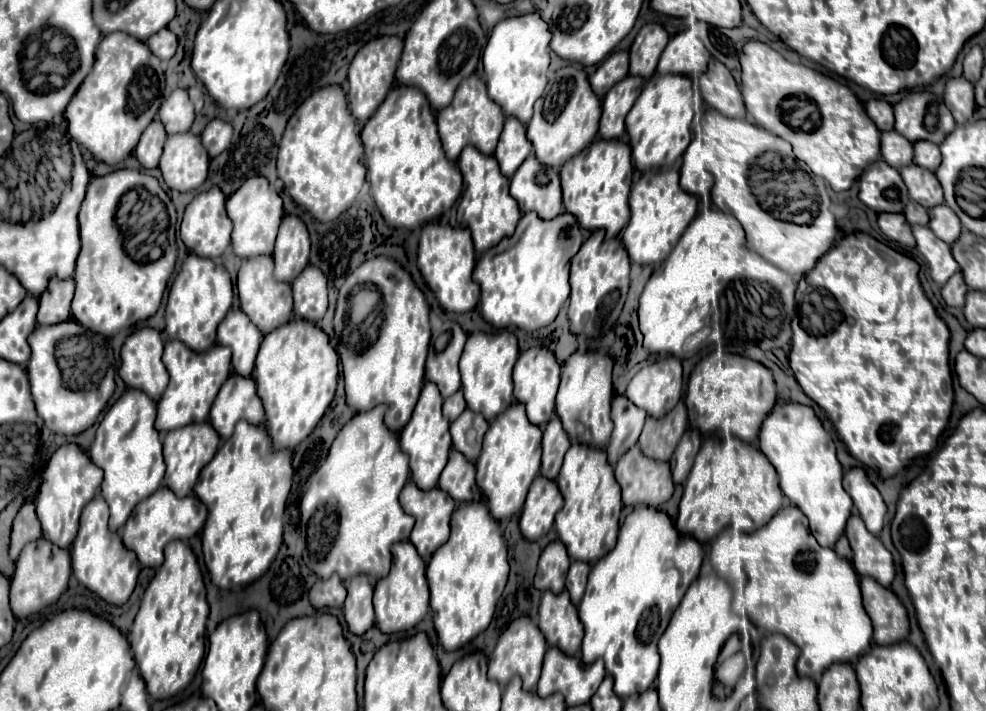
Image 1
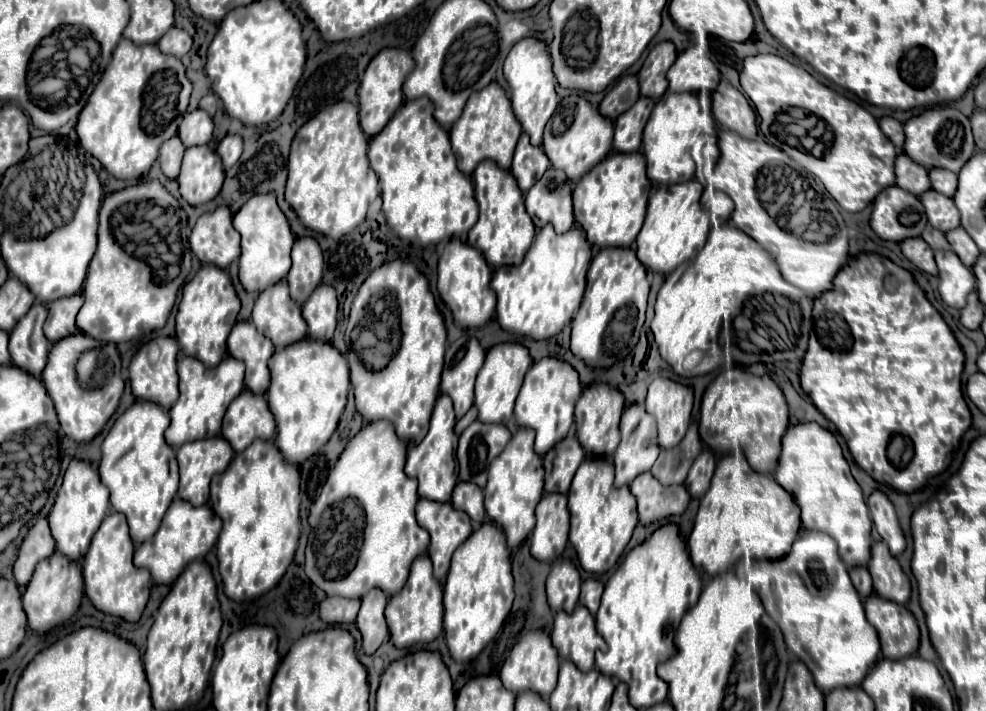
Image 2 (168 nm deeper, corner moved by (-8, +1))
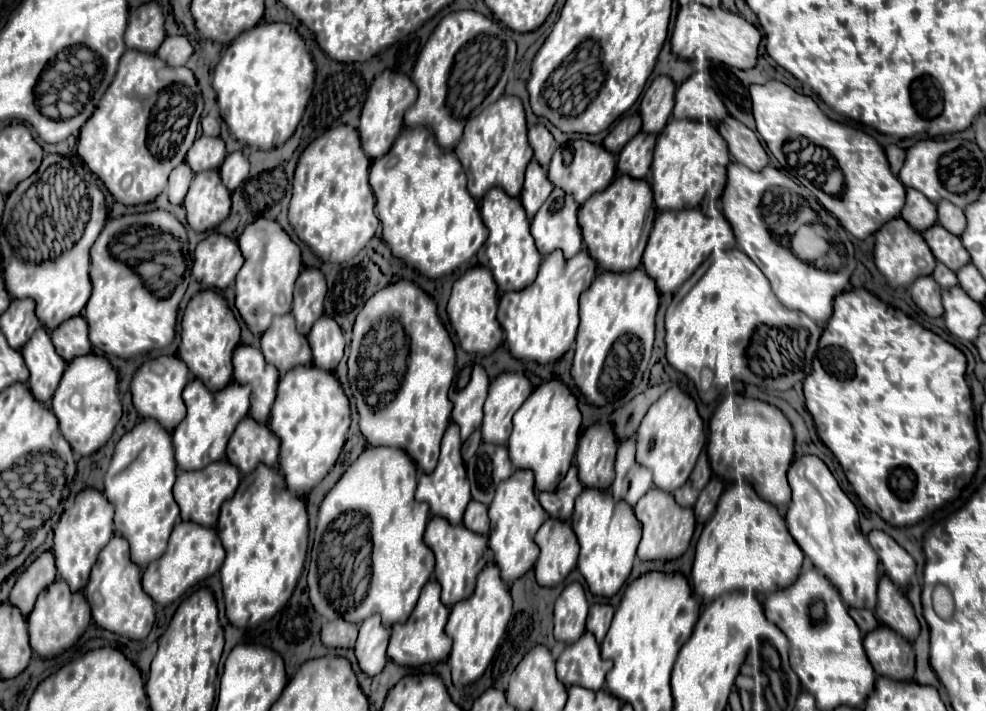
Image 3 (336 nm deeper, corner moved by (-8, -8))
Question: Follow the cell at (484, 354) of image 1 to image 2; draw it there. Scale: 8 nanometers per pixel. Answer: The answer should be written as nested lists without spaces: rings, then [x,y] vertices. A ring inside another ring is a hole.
[[[498,343],[486,351],[484,365],[476,377],[476,399],[474,399],[480,421],[500,423],[500,425],[512,423],[516,395],[530,365],[532,365],[532,357],[528,355],[528,349],[520,343]]]

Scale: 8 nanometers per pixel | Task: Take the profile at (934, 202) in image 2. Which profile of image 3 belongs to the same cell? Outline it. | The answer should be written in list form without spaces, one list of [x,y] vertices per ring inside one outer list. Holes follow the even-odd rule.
[[[932,226],[930,230],[924,232],[924,240],[930,246],[934,258],[948,266],[952,272],[958,272],[962,266],[970,264],[968,252],[962,246],[962,240],[956,238],[954,234],[948,234],[942,226]]]

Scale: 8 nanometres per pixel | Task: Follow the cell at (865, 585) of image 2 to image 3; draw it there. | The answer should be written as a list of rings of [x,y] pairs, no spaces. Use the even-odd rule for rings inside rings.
[[[848,610],[848,612],[854,618],[854,622],[858,624],[858,628],[860,628],[862,634],[868,634],[868,632],[876,630],[878,622],[876,622],[874,614],[868,614],[868,610]]]

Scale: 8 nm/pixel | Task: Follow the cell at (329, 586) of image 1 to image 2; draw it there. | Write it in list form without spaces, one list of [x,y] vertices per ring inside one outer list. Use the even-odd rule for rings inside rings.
[[[326,597],[320,603],[320,619],[324,623],[352,623],[358,615],[360,599],[346,599],[346,597]]]

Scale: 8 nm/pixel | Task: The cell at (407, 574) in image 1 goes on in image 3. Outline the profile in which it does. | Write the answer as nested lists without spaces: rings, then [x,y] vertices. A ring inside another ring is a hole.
[[[436,580],[428,582],[428,586],[424,586],[424,594],[420,594],[420,602],[416,604],[416,610],[412,612],[412,618],[408,618],[406,624],[392,628],[388,658],[400,666],[414,666],[414,668],[422,664],[446,660],[452,650],[452,640],[444,632],[448,614],[450,610],[440,602],[440,584]]]

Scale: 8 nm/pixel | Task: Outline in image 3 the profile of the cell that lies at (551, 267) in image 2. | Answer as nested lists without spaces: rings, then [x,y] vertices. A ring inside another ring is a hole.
[[[580,252],[580,260],[566,260],[562,254],[550,254],[542,260],[538,278],[522,292],[512,292],[500,298],[498,318],[504,330],[508,350],[518,360],[532,360],[536,364],[550,364],[562,358],[576,340],[580,324],[580,294],[596,276],[596,262]],[[582,274],[582,276],[580,276]],[[588,274],[588,276],[586,276]]]

